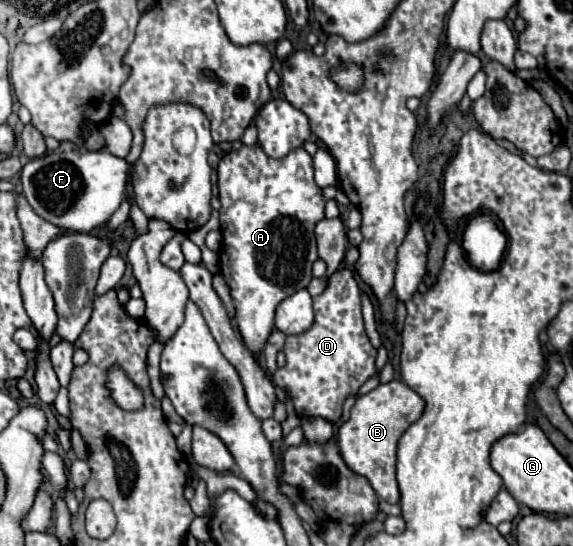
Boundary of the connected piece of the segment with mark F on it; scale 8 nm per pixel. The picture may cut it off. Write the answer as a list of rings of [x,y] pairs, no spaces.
[[[60,147],[26,163],[20,183],[22,193],[36,215],[66,231],[90,233],[92,229],[106,225],[120,207],[124,193],[130,187],[126,181],[128,169],[124,159],[110,155],[106,149],[92,153],[82,147]]]

